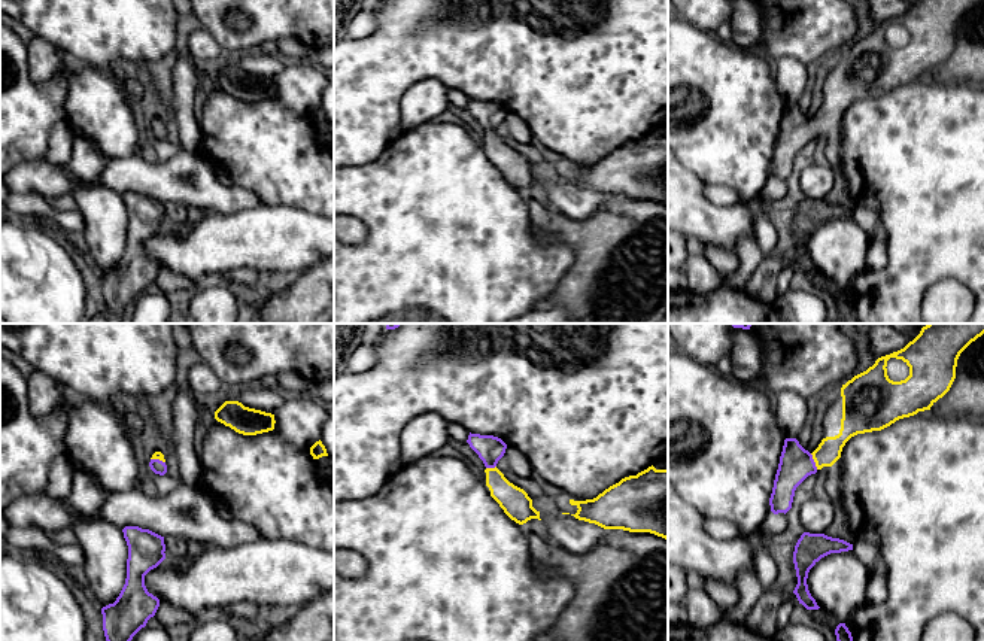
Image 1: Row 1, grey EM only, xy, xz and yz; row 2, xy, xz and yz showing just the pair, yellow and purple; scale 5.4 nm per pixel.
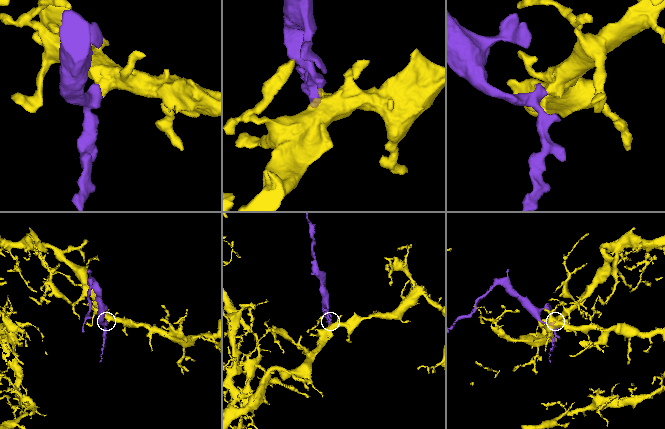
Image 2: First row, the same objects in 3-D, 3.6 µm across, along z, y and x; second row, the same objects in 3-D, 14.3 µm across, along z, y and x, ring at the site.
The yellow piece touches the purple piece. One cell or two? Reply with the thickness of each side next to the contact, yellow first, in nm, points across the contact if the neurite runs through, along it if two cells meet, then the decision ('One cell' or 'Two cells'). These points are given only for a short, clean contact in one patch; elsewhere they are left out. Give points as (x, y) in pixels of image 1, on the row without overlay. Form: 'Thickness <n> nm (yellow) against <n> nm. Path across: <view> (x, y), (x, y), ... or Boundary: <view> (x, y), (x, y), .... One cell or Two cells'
Thickness 130 nm (yellow) against 180 nm. Path across: yz (829, 117), (814, 127), (796, 130). One cell

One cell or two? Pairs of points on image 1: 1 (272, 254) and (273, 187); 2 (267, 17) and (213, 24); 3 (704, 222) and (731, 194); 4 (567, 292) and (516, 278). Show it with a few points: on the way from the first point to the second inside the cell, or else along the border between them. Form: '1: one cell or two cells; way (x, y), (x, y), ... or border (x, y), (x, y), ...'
1: two cells; border (261, 203), (288, 204), (307, 212)
2: one cell; way (254, 30), (249, 35), (227, 35)
3: two cells; border (704, 187), (717, 204), (740, 200)
4: two cells; border (573, 258), (568, 272), (540, 306)

